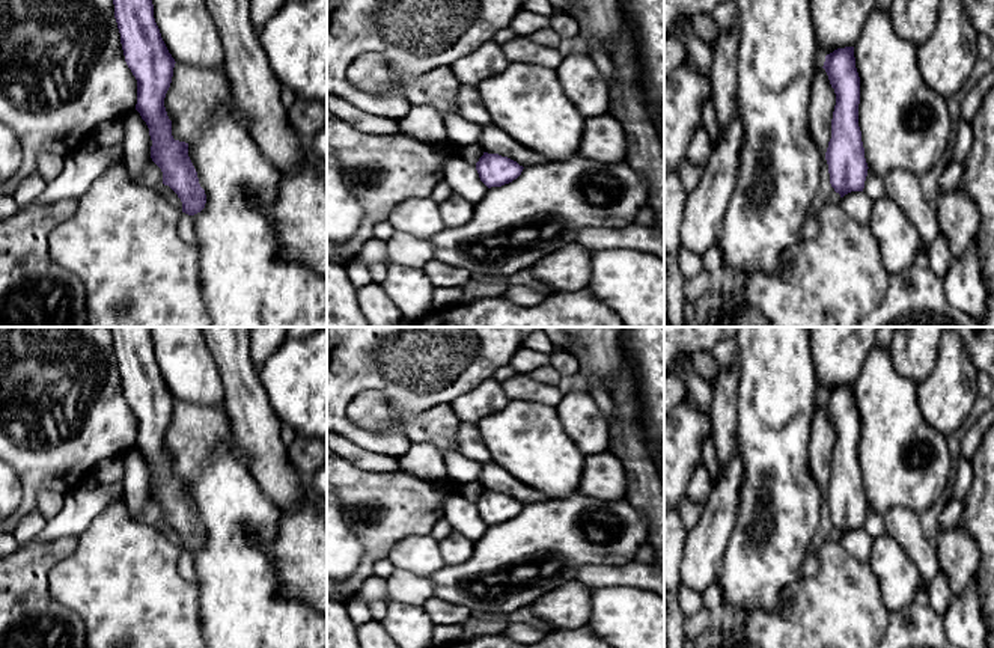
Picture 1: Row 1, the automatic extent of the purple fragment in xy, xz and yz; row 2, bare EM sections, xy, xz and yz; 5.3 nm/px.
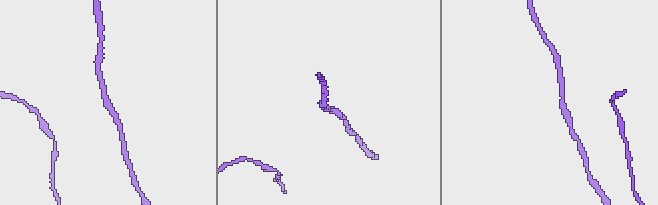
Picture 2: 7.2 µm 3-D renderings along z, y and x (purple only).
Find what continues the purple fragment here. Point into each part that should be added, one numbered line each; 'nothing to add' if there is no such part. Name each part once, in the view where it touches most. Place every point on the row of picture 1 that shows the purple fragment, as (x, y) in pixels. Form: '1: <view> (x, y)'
nothing to add

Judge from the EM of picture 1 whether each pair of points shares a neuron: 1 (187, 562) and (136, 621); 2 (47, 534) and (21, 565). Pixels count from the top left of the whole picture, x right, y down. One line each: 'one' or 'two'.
1: two
2: two

